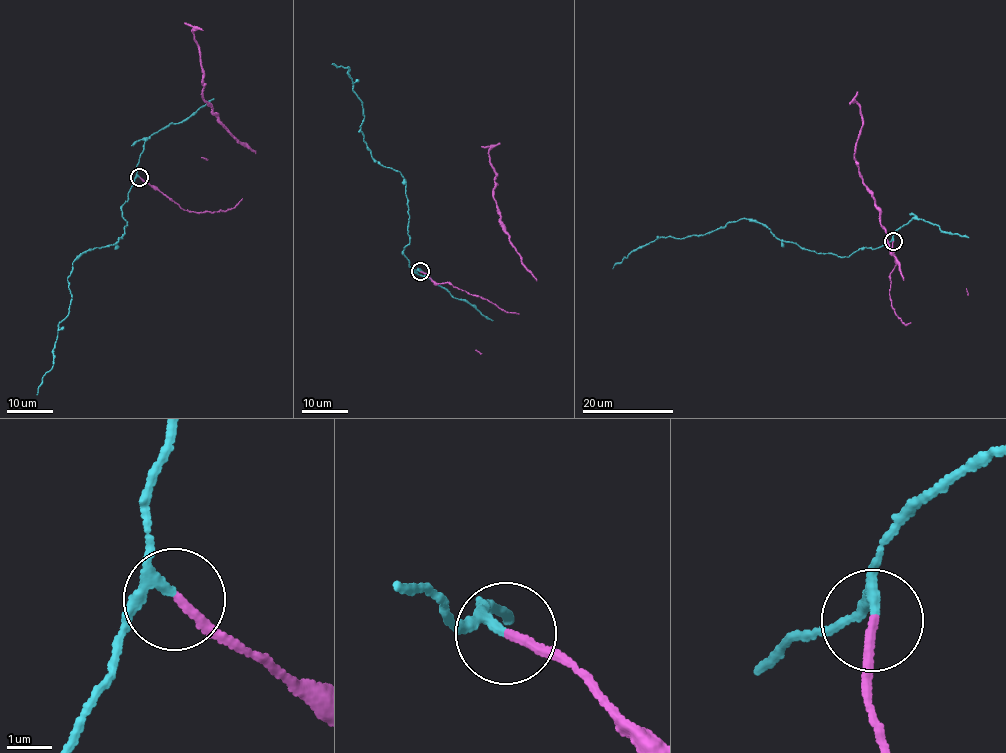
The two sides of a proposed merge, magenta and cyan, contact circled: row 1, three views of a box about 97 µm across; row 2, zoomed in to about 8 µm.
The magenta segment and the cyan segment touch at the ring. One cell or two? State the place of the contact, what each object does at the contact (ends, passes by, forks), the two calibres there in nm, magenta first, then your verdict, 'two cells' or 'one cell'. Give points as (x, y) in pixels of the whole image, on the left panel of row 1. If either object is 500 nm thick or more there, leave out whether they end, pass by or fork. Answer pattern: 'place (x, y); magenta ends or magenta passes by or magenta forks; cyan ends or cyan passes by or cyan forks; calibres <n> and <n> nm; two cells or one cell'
place (139, 177); magenta ends; cyan passes by; calibres 200 and 170 nm; two cells

